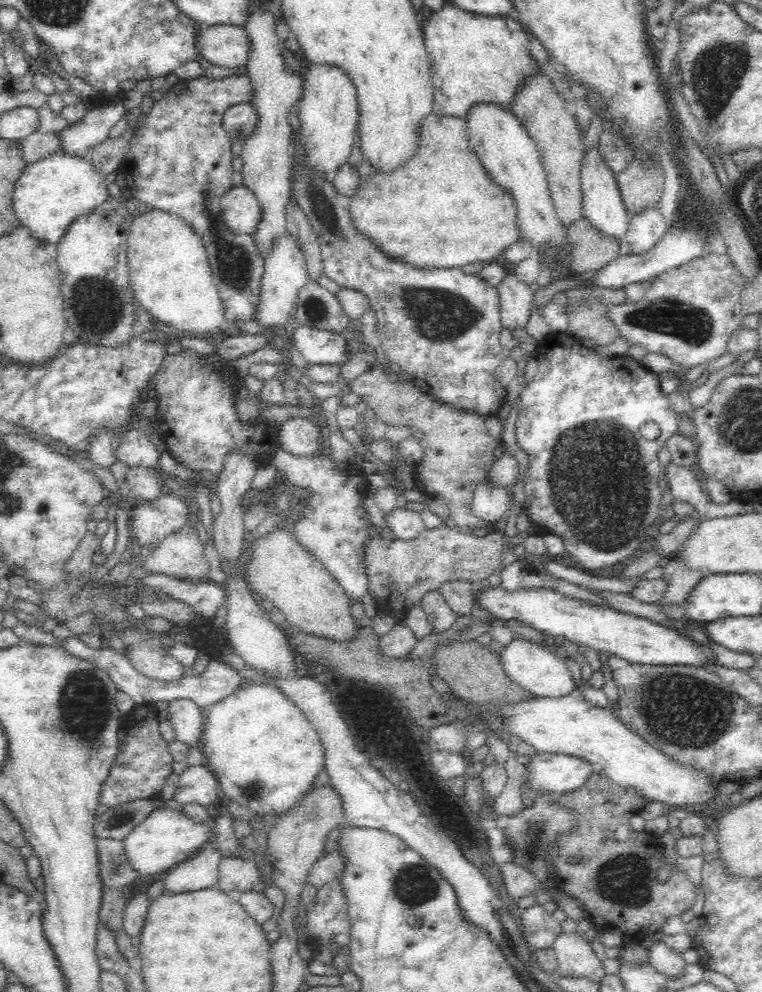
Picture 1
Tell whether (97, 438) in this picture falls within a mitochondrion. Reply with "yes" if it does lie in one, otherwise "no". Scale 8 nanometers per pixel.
no

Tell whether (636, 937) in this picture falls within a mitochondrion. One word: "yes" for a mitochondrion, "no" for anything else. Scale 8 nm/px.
no

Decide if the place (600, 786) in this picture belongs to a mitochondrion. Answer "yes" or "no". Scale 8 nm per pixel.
no

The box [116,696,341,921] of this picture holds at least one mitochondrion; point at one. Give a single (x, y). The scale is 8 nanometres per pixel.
(252, 790)

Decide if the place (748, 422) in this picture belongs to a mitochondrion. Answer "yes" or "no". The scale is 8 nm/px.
yes

